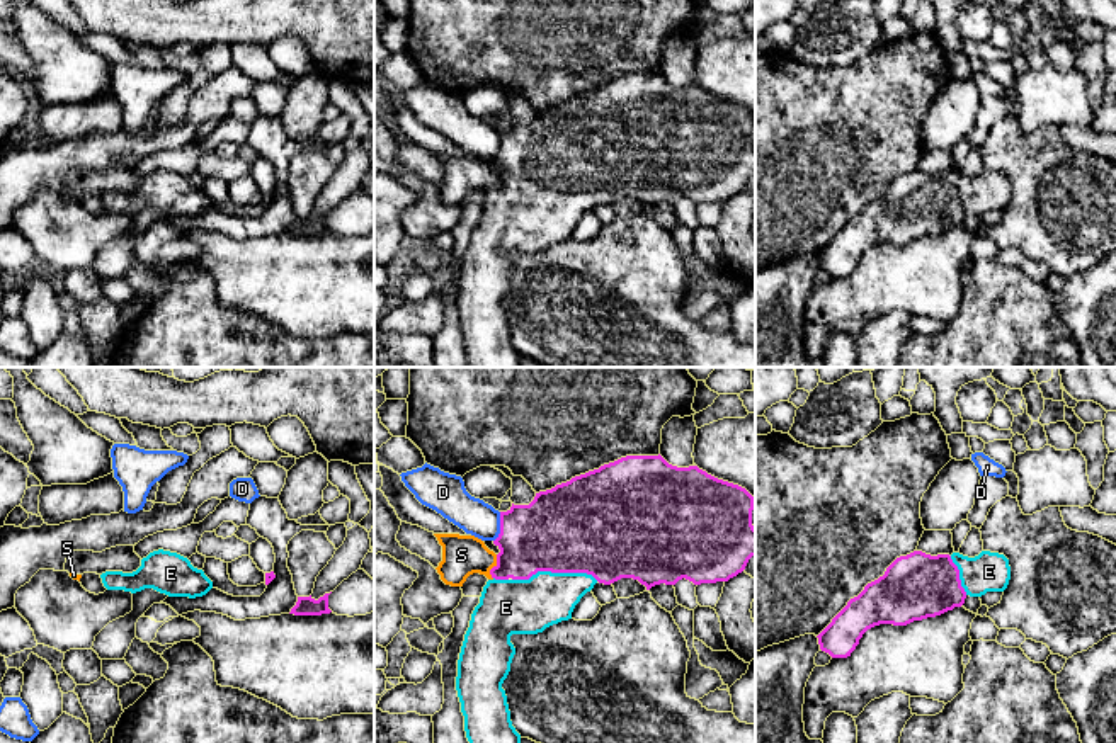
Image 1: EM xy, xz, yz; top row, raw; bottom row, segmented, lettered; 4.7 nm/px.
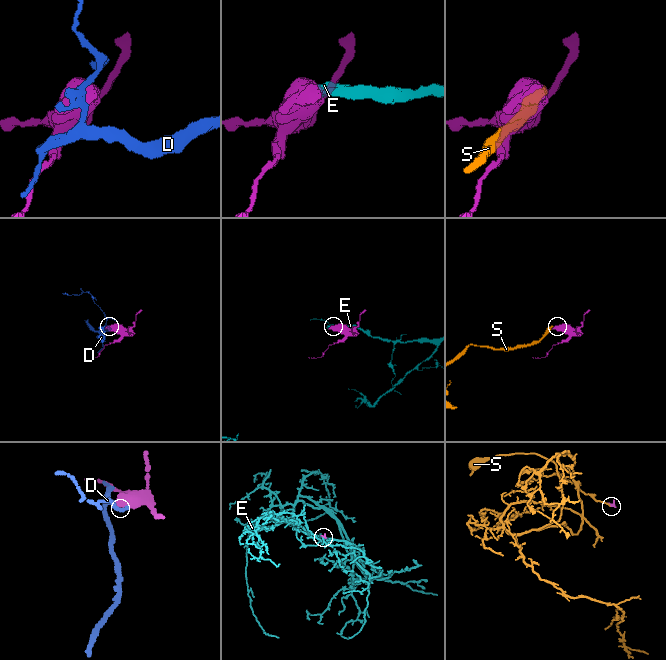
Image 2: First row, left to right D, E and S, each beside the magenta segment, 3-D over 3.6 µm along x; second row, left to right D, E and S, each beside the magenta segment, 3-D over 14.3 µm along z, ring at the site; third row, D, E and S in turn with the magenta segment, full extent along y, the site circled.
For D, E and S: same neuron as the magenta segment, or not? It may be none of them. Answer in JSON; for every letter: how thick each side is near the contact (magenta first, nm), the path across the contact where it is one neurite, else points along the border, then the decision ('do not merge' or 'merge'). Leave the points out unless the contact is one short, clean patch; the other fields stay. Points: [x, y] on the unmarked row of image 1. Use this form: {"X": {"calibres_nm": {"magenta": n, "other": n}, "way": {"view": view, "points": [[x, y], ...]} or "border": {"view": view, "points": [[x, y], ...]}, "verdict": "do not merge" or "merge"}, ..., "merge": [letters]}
{"D": {"calibres_nm": {"magenta": 360, "other": 170}, "verdict": "do not merge"}, "E": {"calibres_nm": {"magenta": 440, "other": 260}, "way": {"view": "xz", "points": [[580, 145], [555, 172], [555, 191], [529, 225]]}, "verdict": "merge"}, "S": {"calibres_nm": {"magenta": 320, "other": 190}, "border": {"view": "xz", "points": [[497, 174], [497, 182], [490, 189], [492, 198]]}, "verdict": "do not merge"}, "merge": ["E"]}

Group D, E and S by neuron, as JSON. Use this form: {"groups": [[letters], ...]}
{"groups": [["D"], ["E"], ["S"]]}

